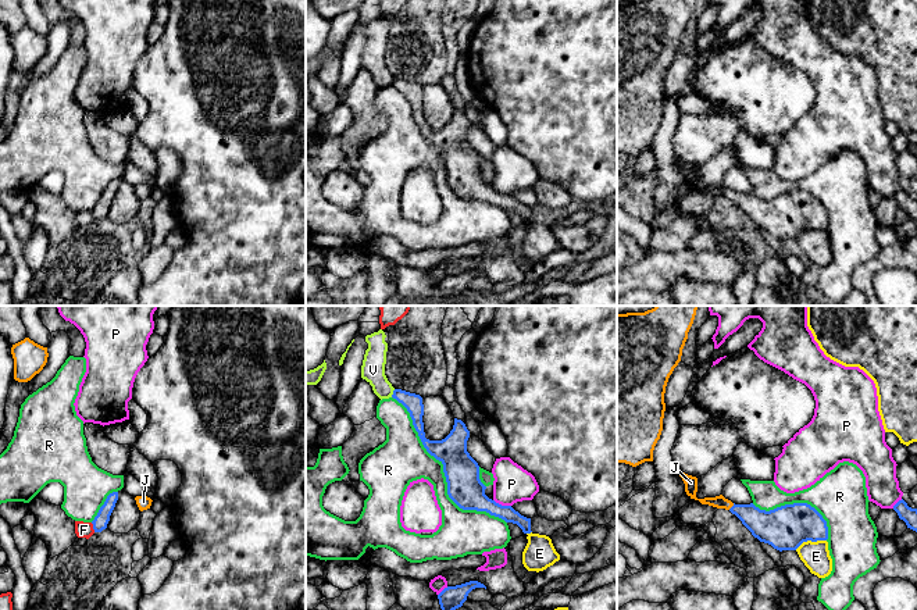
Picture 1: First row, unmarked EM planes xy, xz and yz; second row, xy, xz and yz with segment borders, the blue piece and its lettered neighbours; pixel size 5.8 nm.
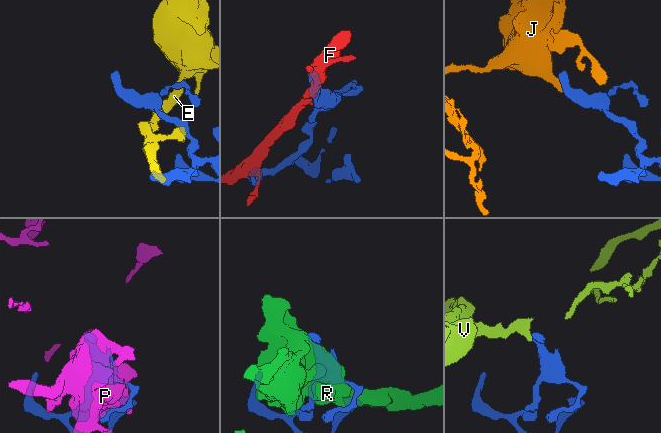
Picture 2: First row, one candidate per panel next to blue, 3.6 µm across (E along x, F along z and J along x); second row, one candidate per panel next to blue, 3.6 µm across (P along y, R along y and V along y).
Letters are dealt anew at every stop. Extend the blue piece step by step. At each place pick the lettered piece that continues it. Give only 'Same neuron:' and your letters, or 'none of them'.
Same neuron: J

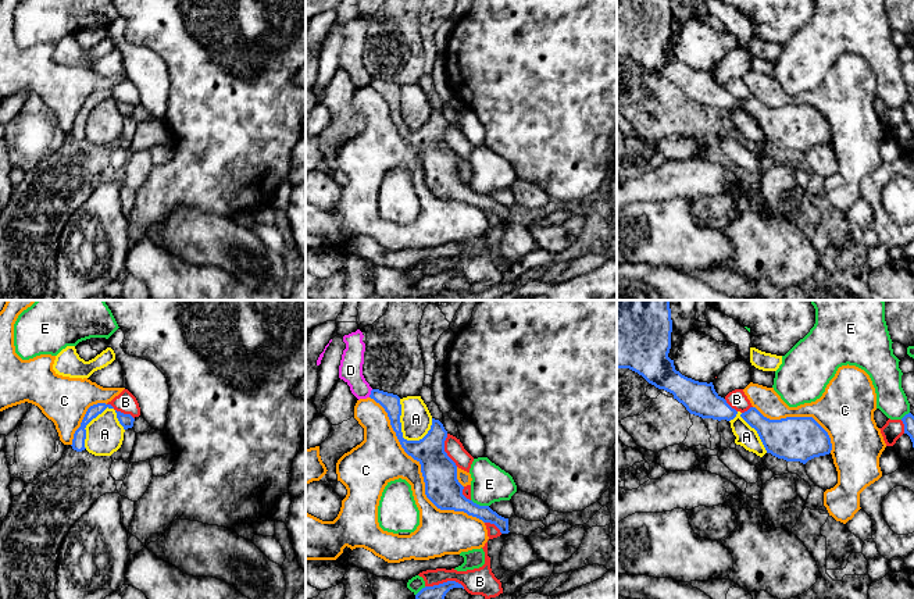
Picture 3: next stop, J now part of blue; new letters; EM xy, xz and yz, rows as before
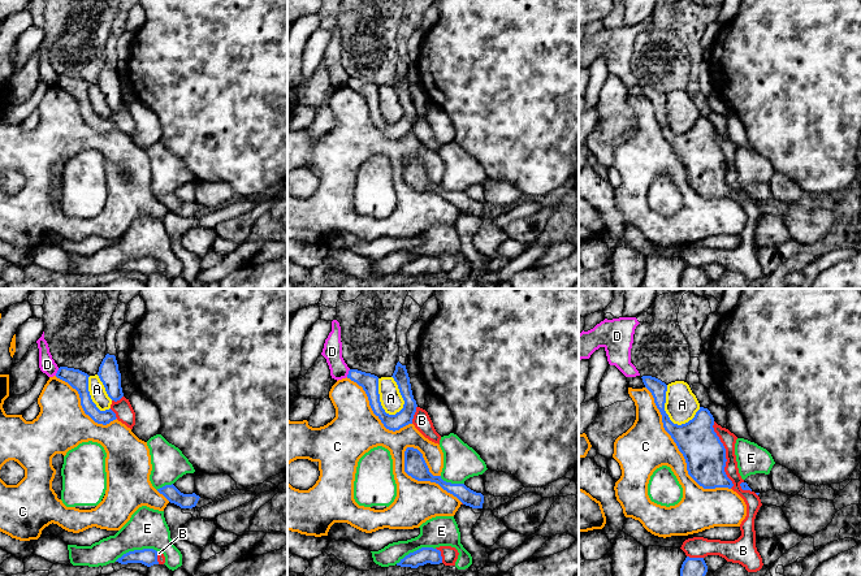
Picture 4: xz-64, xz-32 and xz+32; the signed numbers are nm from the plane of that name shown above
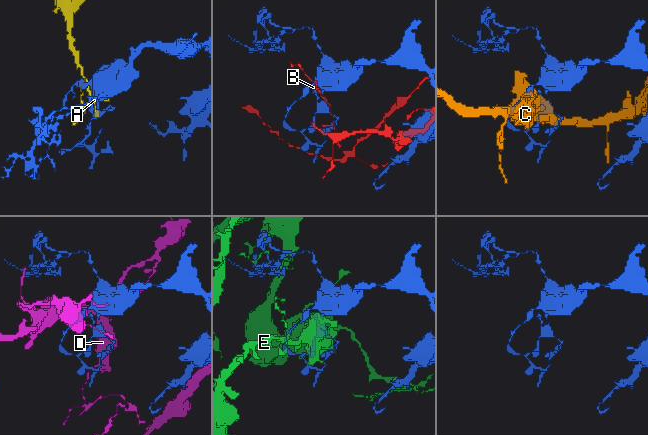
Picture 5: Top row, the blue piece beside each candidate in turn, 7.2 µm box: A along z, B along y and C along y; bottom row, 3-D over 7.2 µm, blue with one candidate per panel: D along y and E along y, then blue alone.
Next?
Same neuron: none of them

